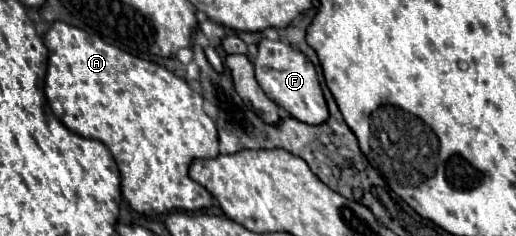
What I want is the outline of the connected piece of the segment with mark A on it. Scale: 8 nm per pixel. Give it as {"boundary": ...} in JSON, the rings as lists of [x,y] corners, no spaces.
{"boundary":[[[54,22],[54,24],[50,26],[50,30],[42,36],[42,40],[44,40],[44,44],[46,44],[48,52],[50,52],[50,56],[48,56],[48,72],[46,72],[46,88],[44,88],[44,92],[46,92],[46,98],[48,98],[48,102],[50,102],[52,112],[54,112],[56,118],[58,118],[64,126],[68,126],[72,132],[76,132],[76,134],[80,134],[80,136],[84,136],[84,138],[100,140],[100,142],[104,142],[104,144],[108,146],[108,150],[112,152],[112,156],[114,156],[114,160],[116,160],[116,164],[118,164],[118,170],[120,170],[122,196],[124,196],[124,200],[126,200],[136,212],[146,214],[146,216],[158,216],[158,214],[170,212],[170,210],[190,210],[190,212],[192,212],[192,210],[200,210],[200,208],[212,206],[212,196],[210,196],[210,192],[188,178],[188,164],[190,164],[190,160],[194,160],[194,158],[214,158],[214,156],[218,156],[216,124],[214,124],[214,120],[204,112],[204,108],[202,108],[204,100],[200,98],[200,94],[194,92],[194,90],[188,86],[186,80],[174,76],[170,70],[166,70],[164,66],[160,66],[160,64],[156,64],[156,62],[150,62],[150,60],[142,60],[142,58],[138,58],[138,56],[132,56],[132,54],[120,50],[118,46],[112,46],[112,44],[104,42],[98,34],[90,36],[88,32],[84,32],[84,30],[76,28],[76,26],[70,26],[70,24],[66,24],[66,22]]]}

